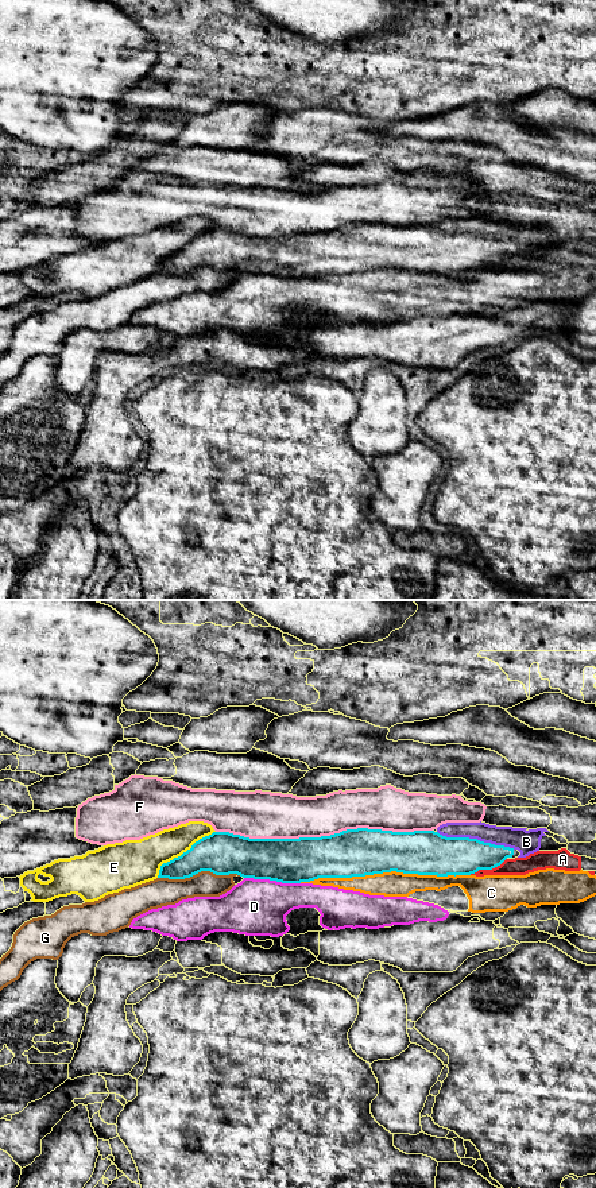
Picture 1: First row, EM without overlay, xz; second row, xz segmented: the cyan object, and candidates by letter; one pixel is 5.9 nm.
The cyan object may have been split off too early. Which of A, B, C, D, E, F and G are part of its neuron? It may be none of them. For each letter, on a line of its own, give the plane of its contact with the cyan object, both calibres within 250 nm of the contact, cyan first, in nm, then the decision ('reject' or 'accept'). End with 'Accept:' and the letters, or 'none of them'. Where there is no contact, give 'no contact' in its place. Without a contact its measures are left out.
A: contact in xz; calibres 220 and 110 nm; reject
B: contact in xz; calibres 240 and 130 nm; accept
C: contact in xz; calibres 280 and 150 nm; reject
D: contact in xz; calibres 280 and 340 nm; reject
E: contact in xz; calibres 260 and 220 nm; reject
F: contact in xz; calibres 280 and 260 nm; reject
G: contact in xz; calibres 260 and 170 nm; reject
Accept: B

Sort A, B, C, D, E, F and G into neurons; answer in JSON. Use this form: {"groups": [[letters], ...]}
{"groups": [["A"], ["B"], ["C", "D"], ["E"], ["F"], ["G"]]}

